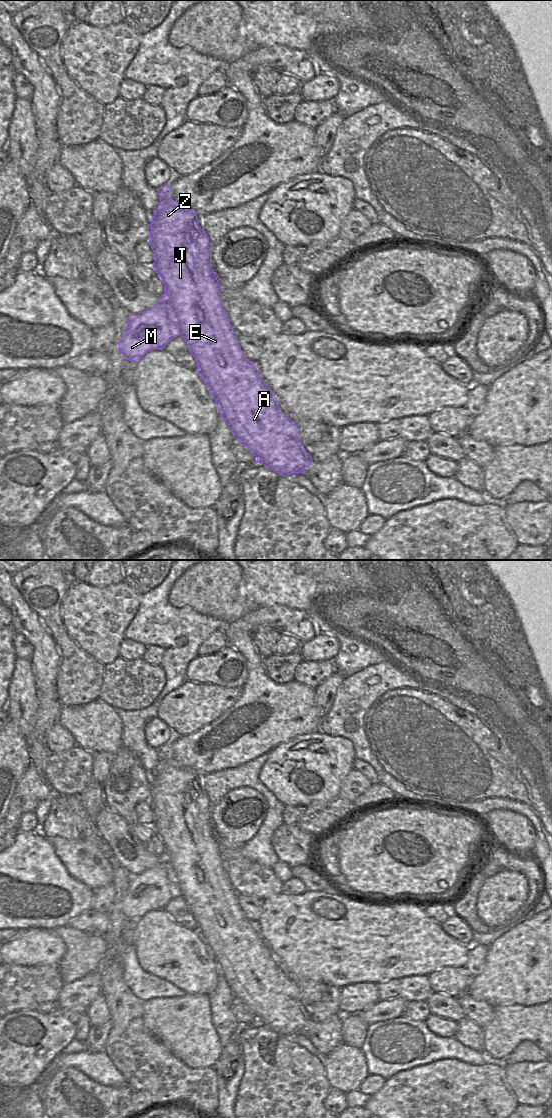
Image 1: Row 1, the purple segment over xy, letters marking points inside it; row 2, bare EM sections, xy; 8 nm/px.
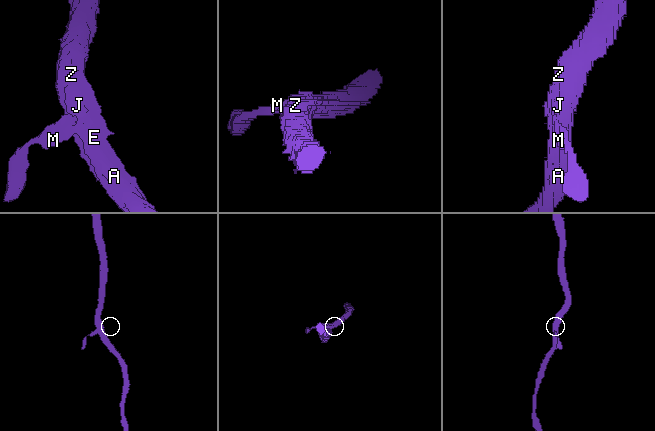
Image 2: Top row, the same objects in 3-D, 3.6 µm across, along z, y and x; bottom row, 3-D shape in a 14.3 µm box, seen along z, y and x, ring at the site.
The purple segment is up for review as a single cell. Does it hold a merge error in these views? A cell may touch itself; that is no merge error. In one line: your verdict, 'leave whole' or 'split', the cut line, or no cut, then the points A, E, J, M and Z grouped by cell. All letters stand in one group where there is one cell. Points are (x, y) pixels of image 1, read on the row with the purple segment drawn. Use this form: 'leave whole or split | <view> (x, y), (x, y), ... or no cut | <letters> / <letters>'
split | xy (165, 296), (176, 314), (180, 333) | A E J Z / M

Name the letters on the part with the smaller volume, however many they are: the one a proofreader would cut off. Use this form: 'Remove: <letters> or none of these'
Remove: M.

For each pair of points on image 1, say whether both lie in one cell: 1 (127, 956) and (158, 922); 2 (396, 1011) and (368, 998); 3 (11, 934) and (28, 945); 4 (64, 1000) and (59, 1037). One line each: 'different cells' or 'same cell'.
1: different cells
2: different cells
3: different cells
4: different cells

